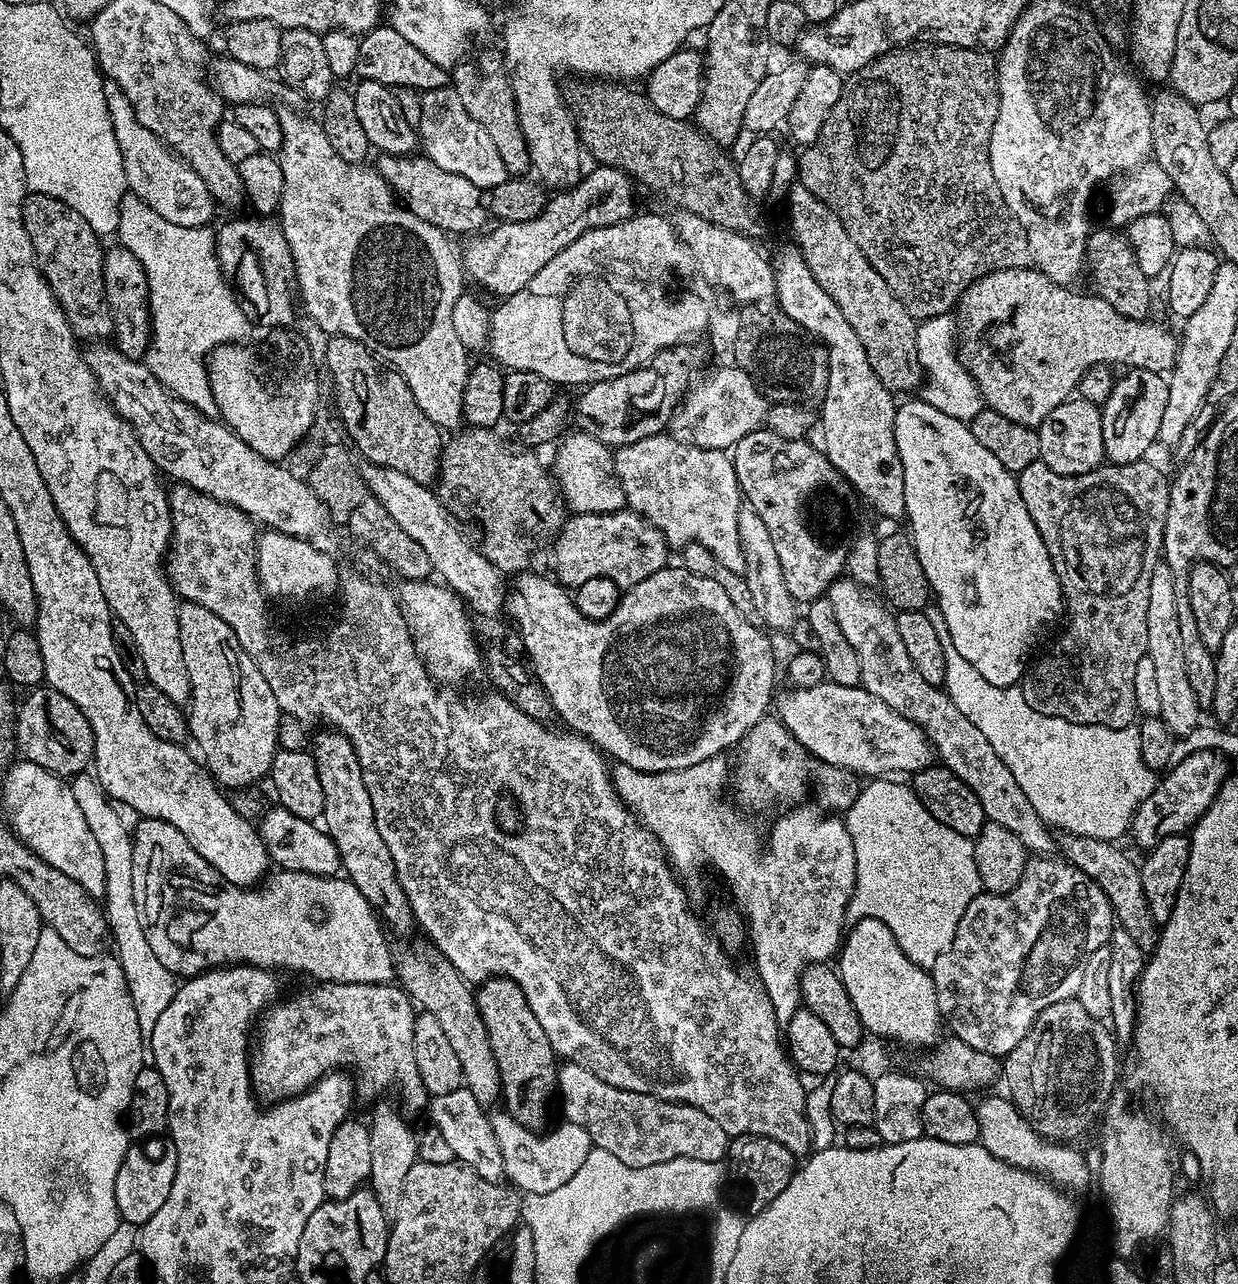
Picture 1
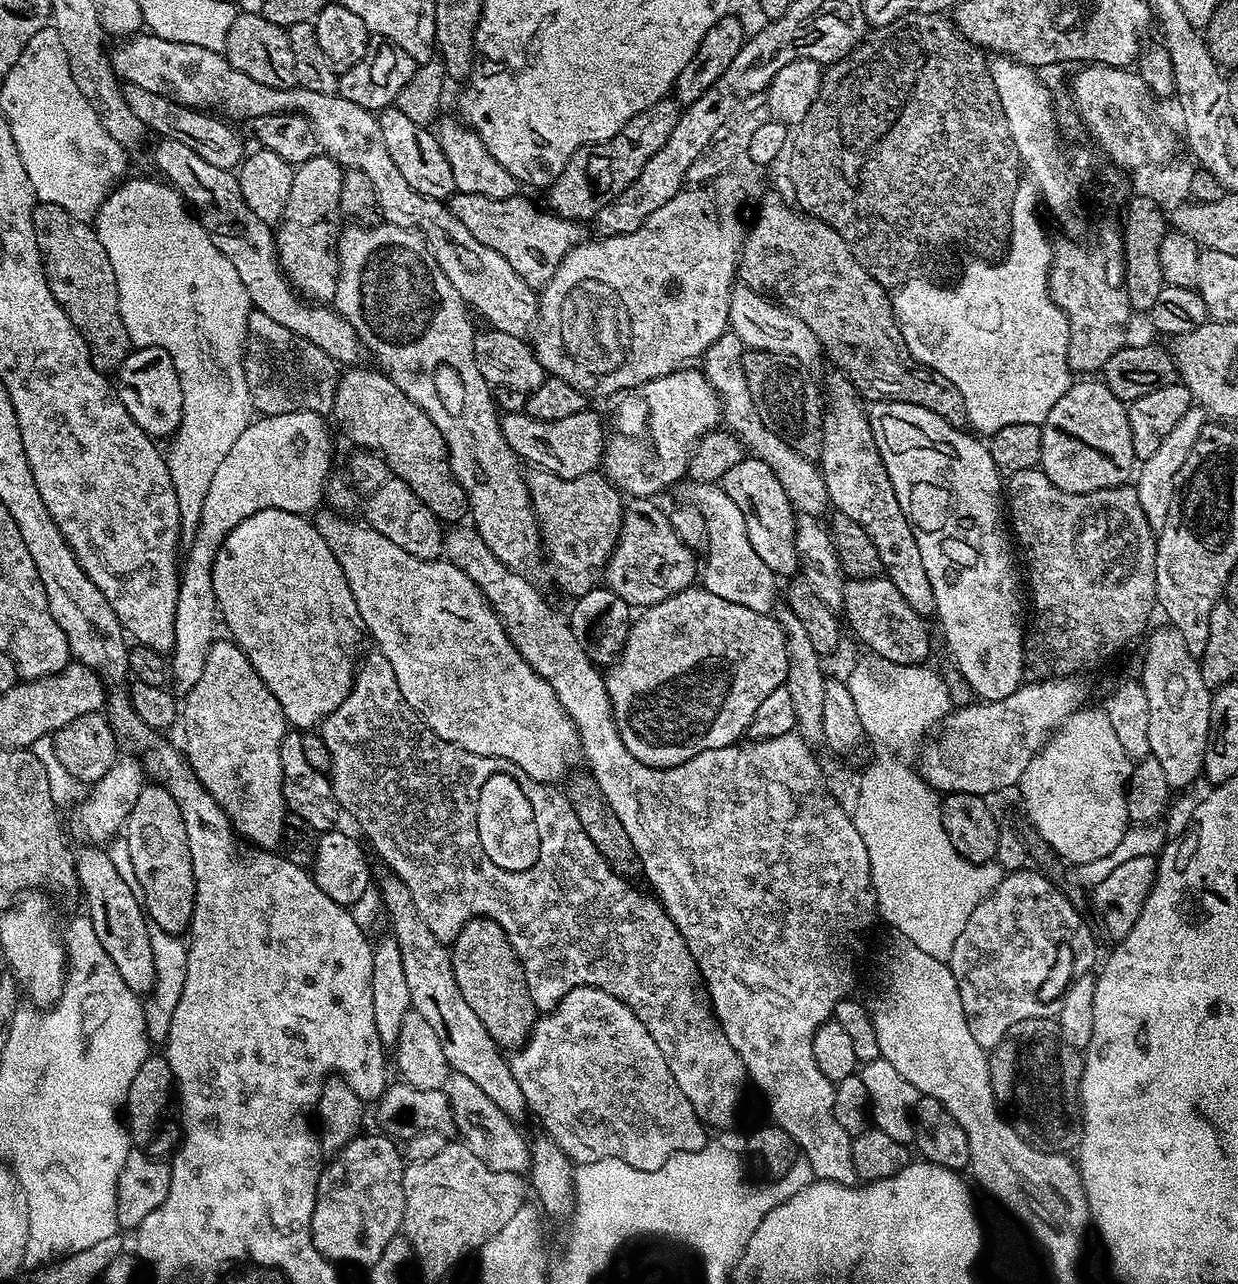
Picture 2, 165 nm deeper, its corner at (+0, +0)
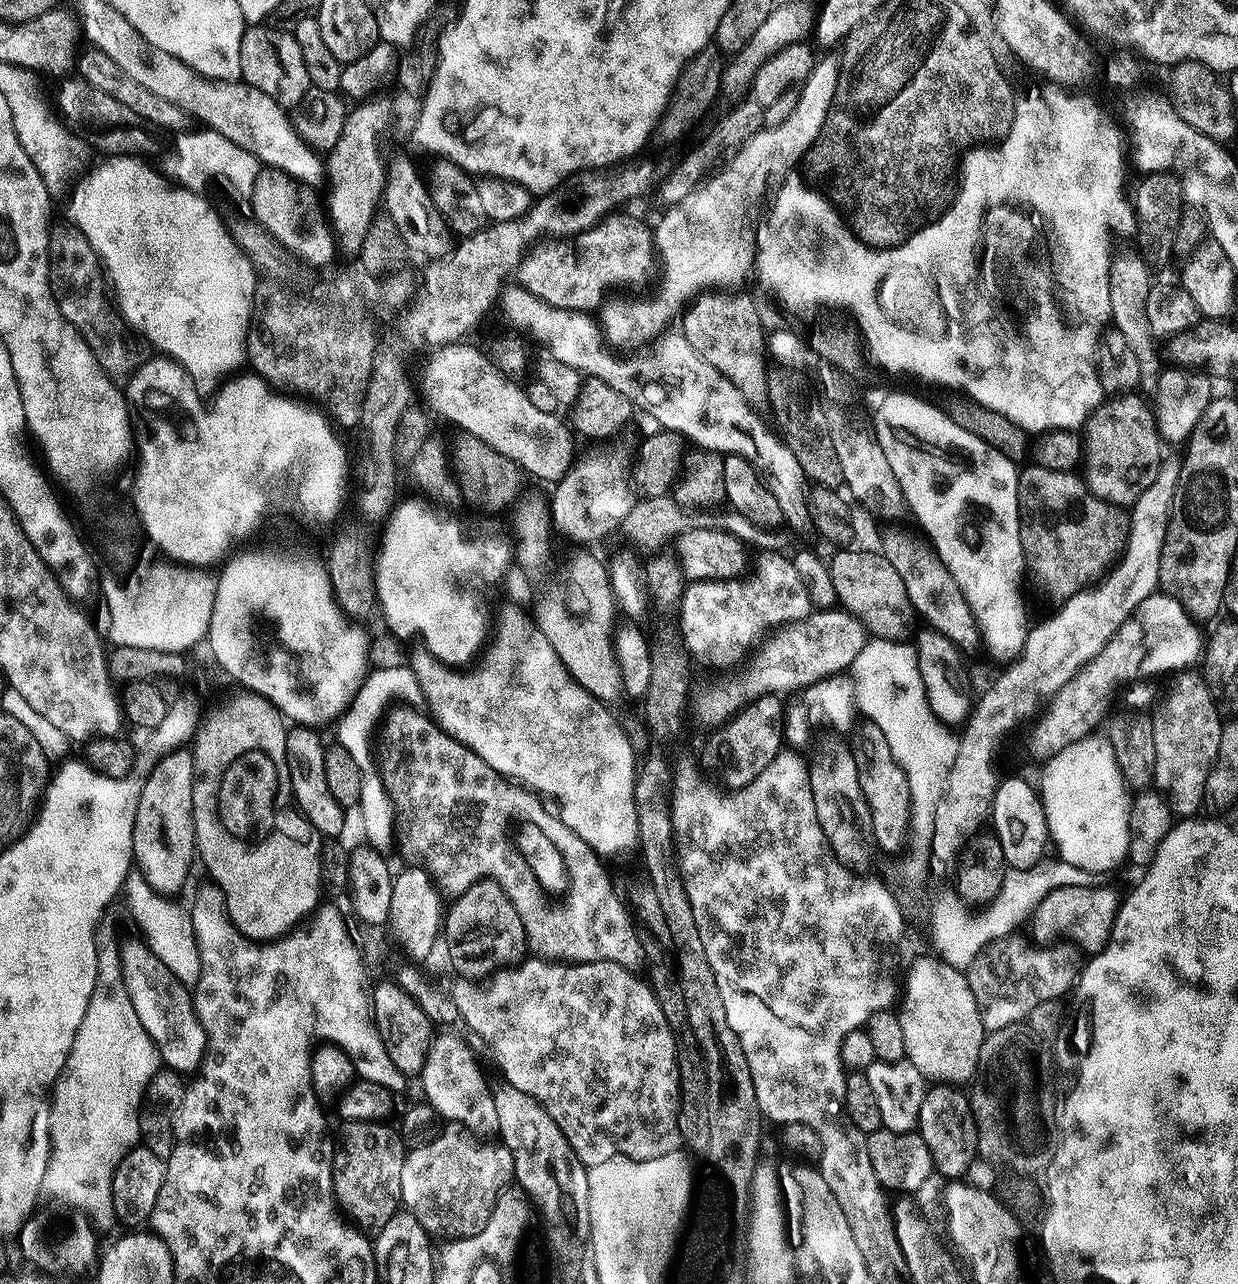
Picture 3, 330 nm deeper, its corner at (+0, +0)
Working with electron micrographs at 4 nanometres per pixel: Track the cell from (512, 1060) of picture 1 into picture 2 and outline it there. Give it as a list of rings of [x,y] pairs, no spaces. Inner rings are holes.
[[[475,916],[451,941],[450,951],[458,990],[462,990],[470,1010],[482,1018],[484,1031],[501,1046],[519,1045],[538,1018],[538,1005],[532,1001],[522,962],[502,926],[489,916]]]

